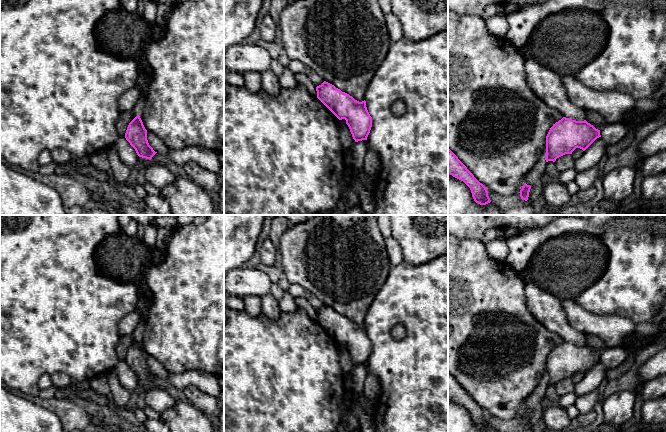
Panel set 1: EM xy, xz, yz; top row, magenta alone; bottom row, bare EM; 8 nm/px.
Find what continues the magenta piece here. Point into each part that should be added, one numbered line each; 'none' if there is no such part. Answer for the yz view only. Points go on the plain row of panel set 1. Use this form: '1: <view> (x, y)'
none

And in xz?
none

